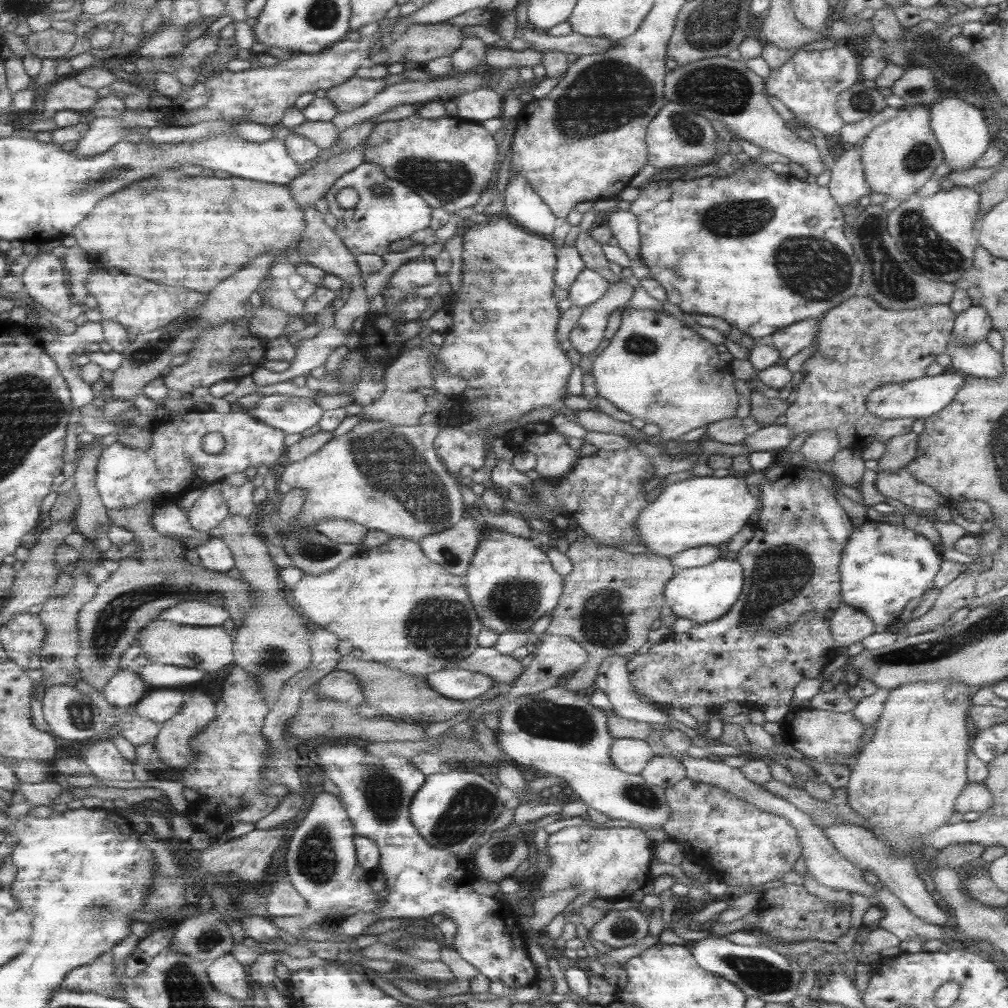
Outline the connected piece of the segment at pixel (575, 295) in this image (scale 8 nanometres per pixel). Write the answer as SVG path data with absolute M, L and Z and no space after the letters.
M585 267L569 286L569 299L574 306L584 308L596 302L608 288L609 282L598 272Z

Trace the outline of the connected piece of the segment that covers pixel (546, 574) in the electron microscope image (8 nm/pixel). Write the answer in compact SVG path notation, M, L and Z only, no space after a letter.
M496 528L482 535L482 541L476 549L476 557L467 574L464 579L467 581L476 612L480 612L480 619L487 629L494 630L498 634L528 630L539 618L551 612L562 596L563 578L554 571L554 567L548 561L548 554L538 549L537 542L498 531Z

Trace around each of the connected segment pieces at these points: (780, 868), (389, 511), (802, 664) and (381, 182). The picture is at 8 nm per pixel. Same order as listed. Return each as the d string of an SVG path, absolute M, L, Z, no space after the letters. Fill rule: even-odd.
M687 776L676 784L665 788L665 800L669 806L669 819L662 826L670 840L683 846L685 858L699 863L708 872L721 872L730 894L745 892L746 886L760 886L790 874L801 863L801 844L796 829L784 817L764 812L732 793L712 785L690 780Z
M434 418L416 426L362 421L348 434L334 437L324 448L288 465L280 480L293 488L303 488L306 493L304 512L295 525L300 529L316 530L320 521L348 520L370 530L384 531L393 538L403 537L420 542L426 536L450 530L468 516L468 506L462 496L463 481L448 470L439 455L436 439L441 429Z
M789 466L783 472L783 476L774 483L762 483L758 485L762 491L762 503L760 502L760 514L758 514L758 522L755 522L754 538L744 546L738 553L736 561L743 568L744 584L742 592L732 608L719 619L713 620L711 623L696 623L688 630L687 633L670 632L662 642L653 645L646 654L637 655L628 662L627 669L629 679L635 691L650 703L660 704L664 707L682 708L686 711L690 706L723 706L724 702L743 702L761 709L768 722L781 722L781 720L791 710L791 702L794 696L795 686L804 679L812 679L821 675L823 668L837 656L838 648L835 640L830 632L830 619L833 612L842 604L841 599L841 583L839 564L842 561L842 552L852 531L855 528L850 522L850 518L846 512L836 501L836 488L834 487L834 477L829 475L827 471L813 470L811 467L793 467Z
M364 161L362 166L348 172L338 180L338 184L326 194L330 210L340 219L338 232L351 251L361 254L379 254L386 256L391 252L391 246L399 240L410 238L415 232L431 227L435 208L416 190L390 178L382 166ZM344 188L356 188L361 199L358 208L346 210L338 202L338 194Z

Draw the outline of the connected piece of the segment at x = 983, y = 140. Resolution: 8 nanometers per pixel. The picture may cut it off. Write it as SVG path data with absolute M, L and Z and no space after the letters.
M944 98L928 107L930 128L940 145L943 162L950 169L950 173L975 168L976 161L995 143L984 114L978 108L974 108L968 102L958 100L958 98Z

